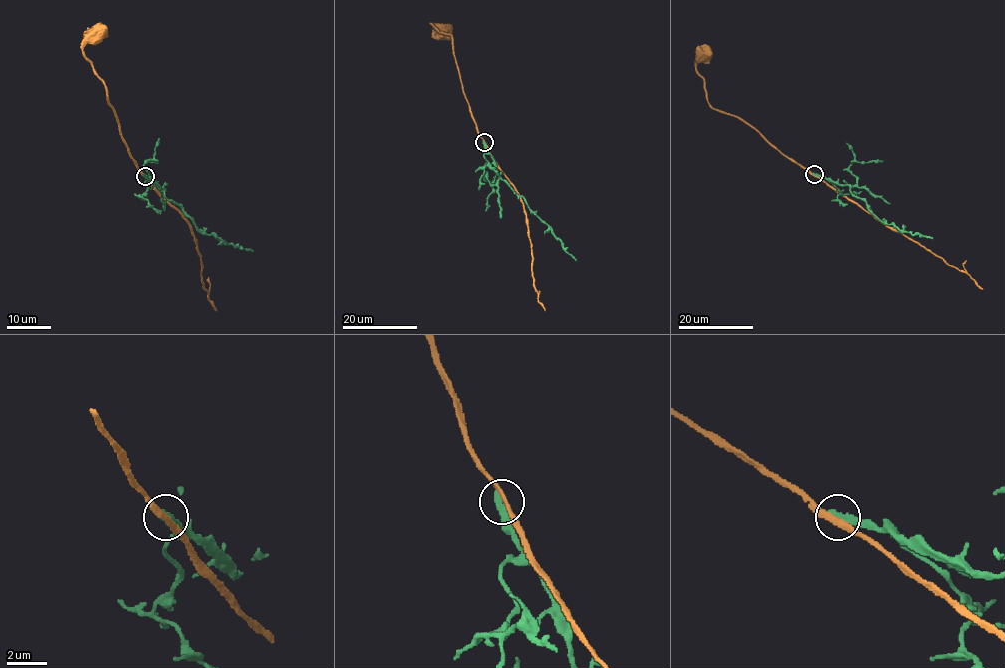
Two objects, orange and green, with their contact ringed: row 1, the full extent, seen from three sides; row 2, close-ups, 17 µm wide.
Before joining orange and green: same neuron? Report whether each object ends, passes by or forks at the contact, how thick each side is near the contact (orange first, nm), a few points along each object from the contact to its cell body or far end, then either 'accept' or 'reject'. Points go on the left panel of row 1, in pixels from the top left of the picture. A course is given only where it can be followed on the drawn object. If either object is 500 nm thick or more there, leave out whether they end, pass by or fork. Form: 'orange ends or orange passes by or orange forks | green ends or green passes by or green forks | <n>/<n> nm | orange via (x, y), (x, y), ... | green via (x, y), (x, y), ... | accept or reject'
orange passes by | green ends | 240/420 nm | orange via (145, 175), (127, 150), (108, 102), (104, 82), (82, 50), (95, 35) | green via (145, 175), (165, 191), (169, 201), (177, 203), (199, 230), (215, 235), (234, 247), (252, 251) | reject

